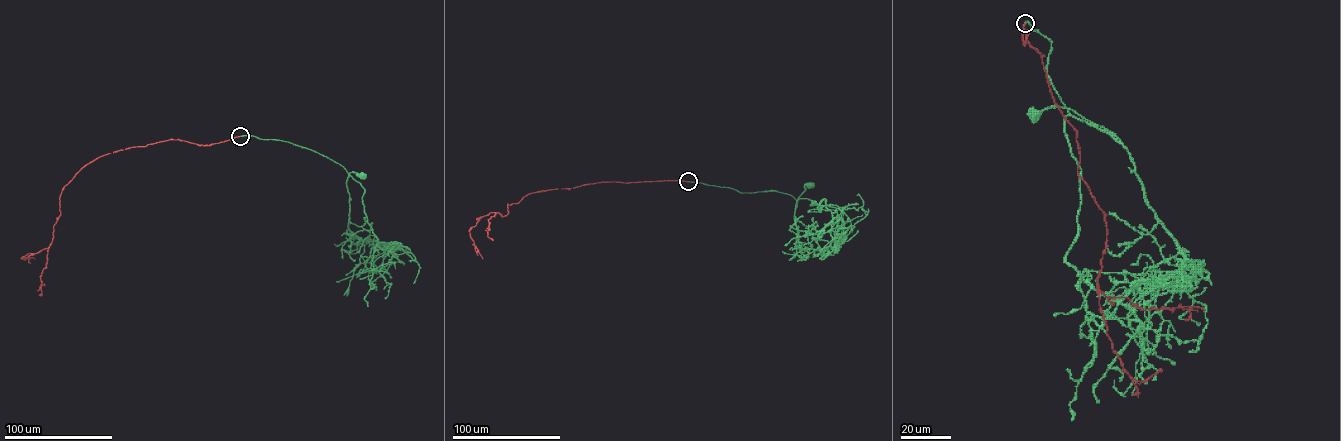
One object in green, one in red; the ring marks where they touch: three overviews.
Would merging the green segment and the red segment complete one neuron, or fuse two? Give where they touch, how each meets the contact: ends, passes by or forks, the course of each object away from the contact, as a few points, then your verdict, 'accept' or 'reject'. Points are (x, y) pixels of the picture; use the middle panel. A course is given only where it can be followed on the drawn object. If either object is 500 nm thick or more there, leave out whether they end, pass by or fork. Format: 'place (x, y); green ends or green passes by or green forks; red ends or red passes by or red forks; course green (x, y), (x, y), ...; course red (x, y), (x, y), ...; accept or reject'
place (688, 181); green ends; red ends; course green (688, 181), (742, 193), (773, 190), (786, 193), (796, 200), (794, 217), (804, 185), (810, 185); course red (688, 181), (600, 182), (528, 194), (507, 204), (504, 216), (491, 212), (471, 227), (470, 237), (482, 258); accept

